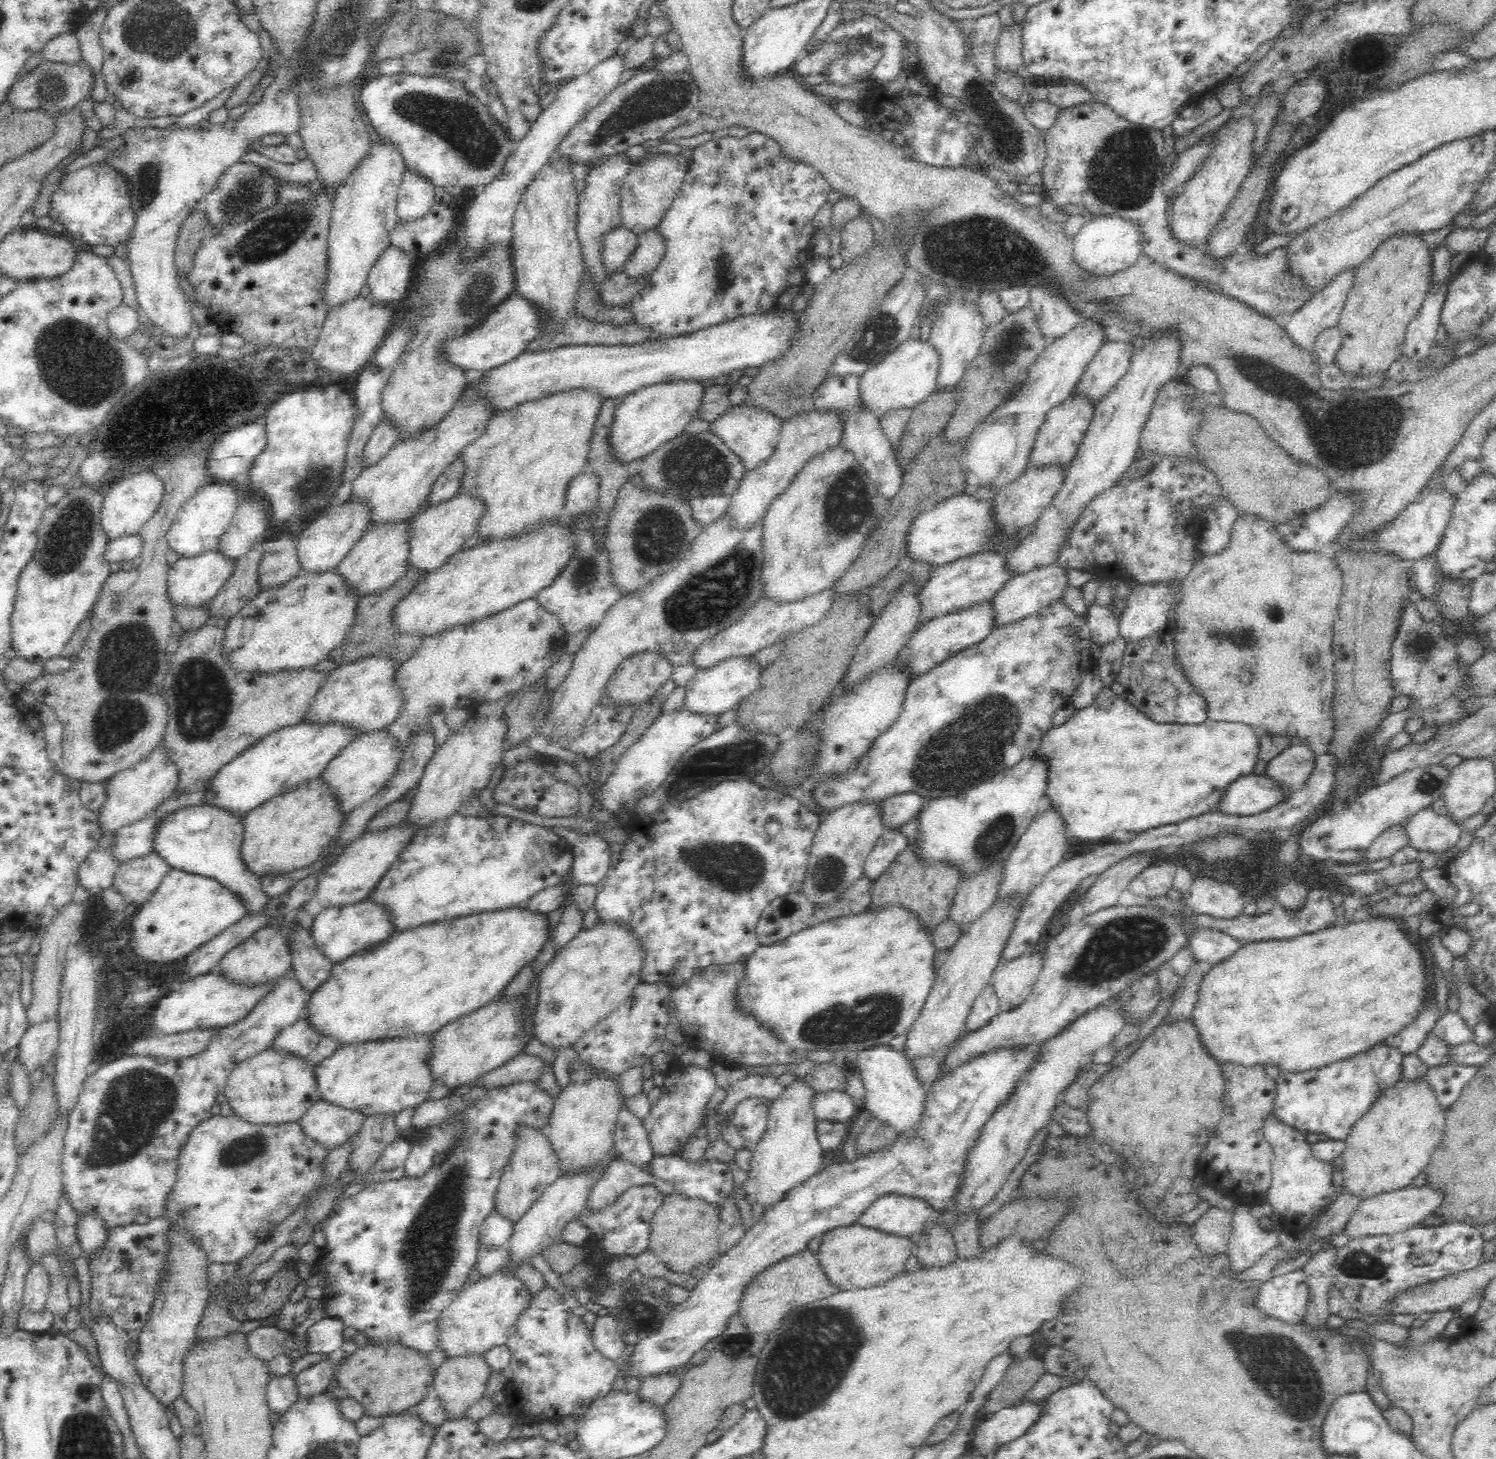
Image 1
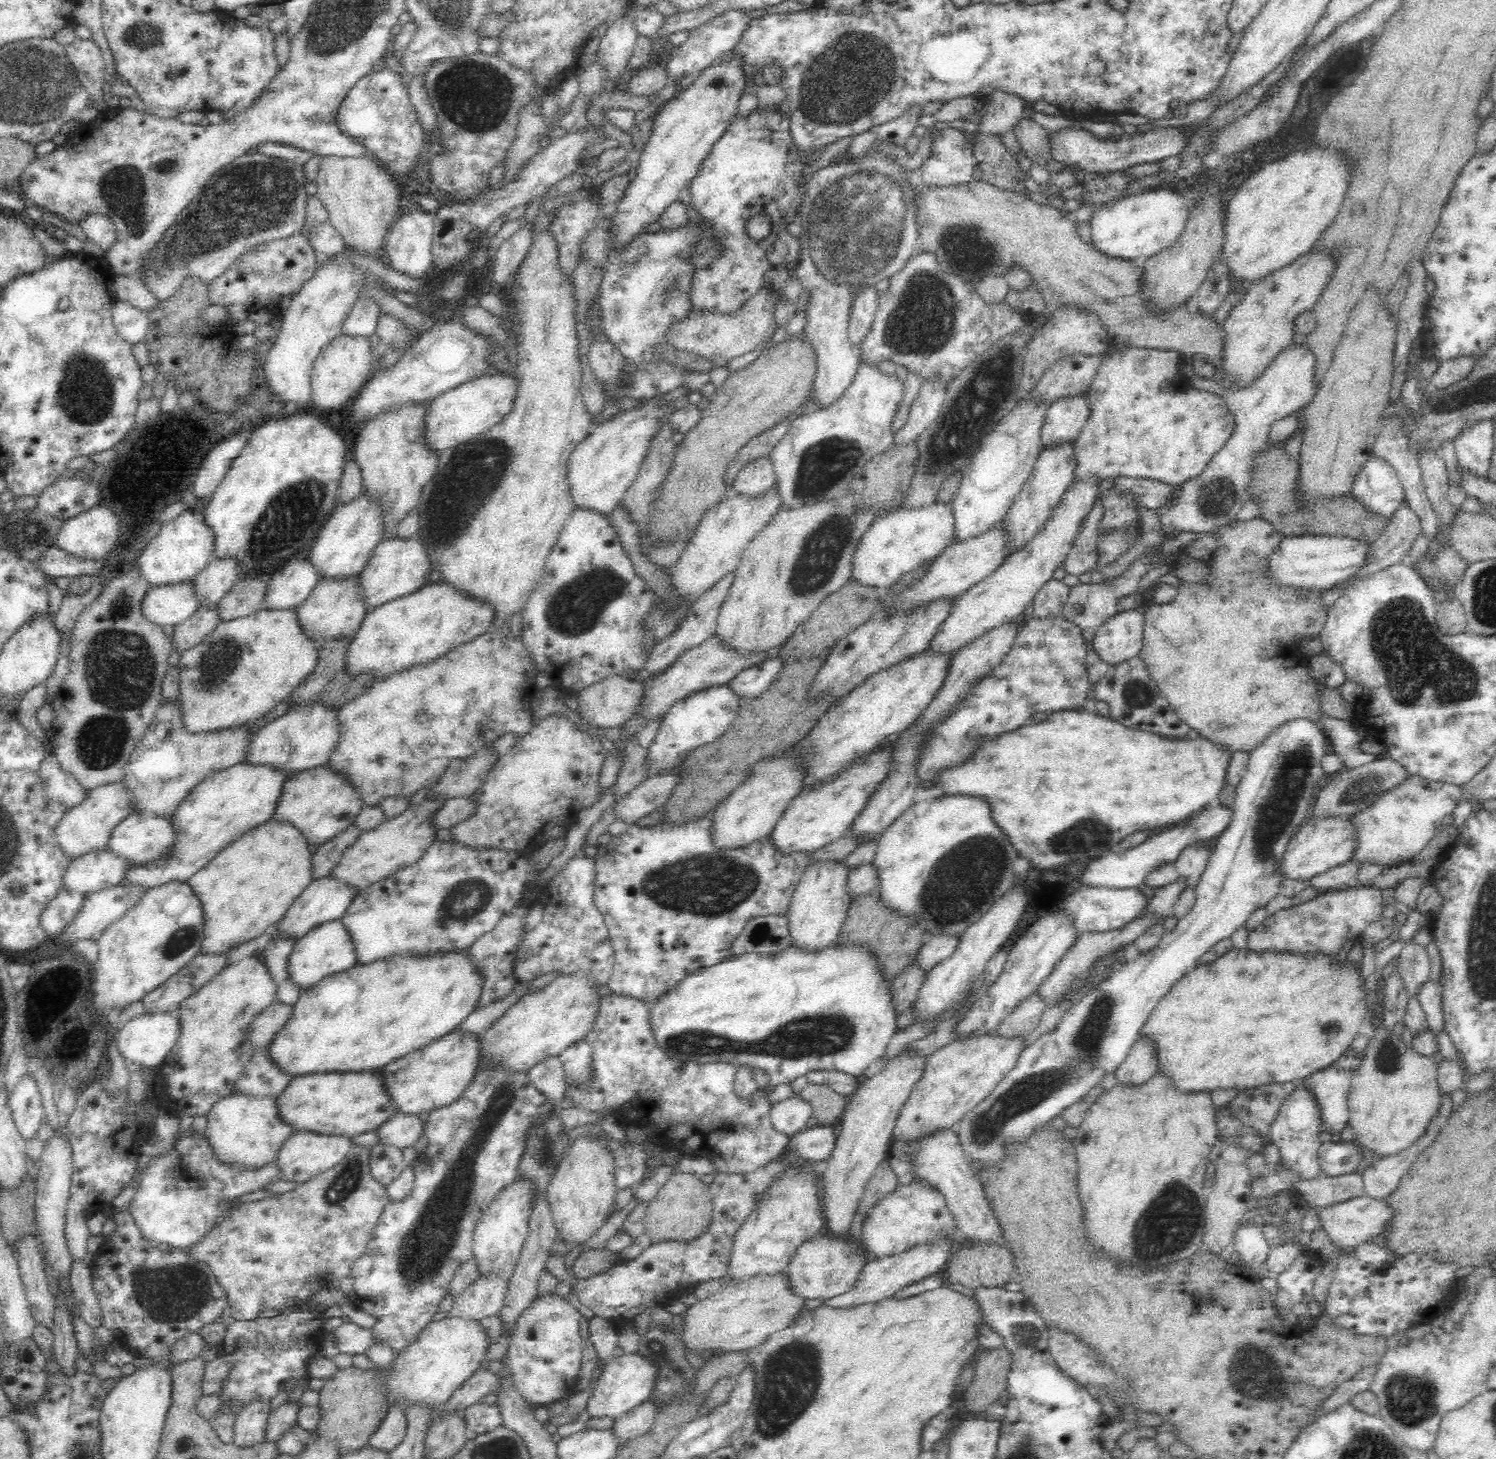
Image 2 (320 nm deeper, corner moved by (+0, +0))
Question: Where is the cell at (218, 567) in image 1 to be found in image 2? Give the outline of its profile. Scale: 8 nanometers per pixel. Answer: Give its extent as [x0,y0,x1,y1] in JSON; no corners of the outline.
[142,580,202,626]

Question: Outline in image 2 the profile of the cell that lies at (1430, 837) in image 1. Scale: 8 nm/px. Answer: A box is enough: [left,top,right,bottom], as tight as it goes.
[1351,775,1462,867]

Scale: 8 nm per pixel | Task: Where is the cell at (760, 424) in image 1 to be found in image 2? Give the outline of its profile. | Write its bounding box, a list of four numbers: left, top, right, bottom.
[731,454,776,495]

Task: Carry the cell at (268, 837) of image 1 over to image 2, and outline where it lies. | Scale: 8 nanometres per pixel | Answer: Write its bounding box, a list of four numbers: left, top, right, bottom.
[187,818,313,954]

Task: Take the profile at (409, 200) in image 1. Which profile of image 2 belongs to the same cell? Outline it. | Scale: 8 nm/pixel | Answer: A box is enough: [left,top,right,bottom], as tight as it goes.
[385,207,433,278]

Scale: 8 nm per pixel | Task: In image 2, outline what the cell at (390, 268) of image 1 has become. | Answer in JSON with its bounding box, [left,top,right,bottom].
[342,297,382,337]

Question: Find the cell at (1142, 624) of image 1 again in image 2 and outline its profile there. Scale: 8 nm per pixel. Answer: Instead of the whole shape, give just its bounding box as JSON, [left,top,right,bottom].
[1093,600,1146,665]

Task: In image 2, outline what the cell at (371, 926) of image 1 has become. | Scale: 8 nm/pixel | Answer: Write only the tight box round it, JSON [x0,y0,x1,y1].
[288,919,358,988]

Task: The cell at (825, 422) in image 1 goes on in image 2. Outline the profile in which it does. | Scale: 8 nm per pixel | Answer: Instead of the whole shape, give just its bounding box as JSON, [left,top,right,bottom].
[668,482,782,601]

